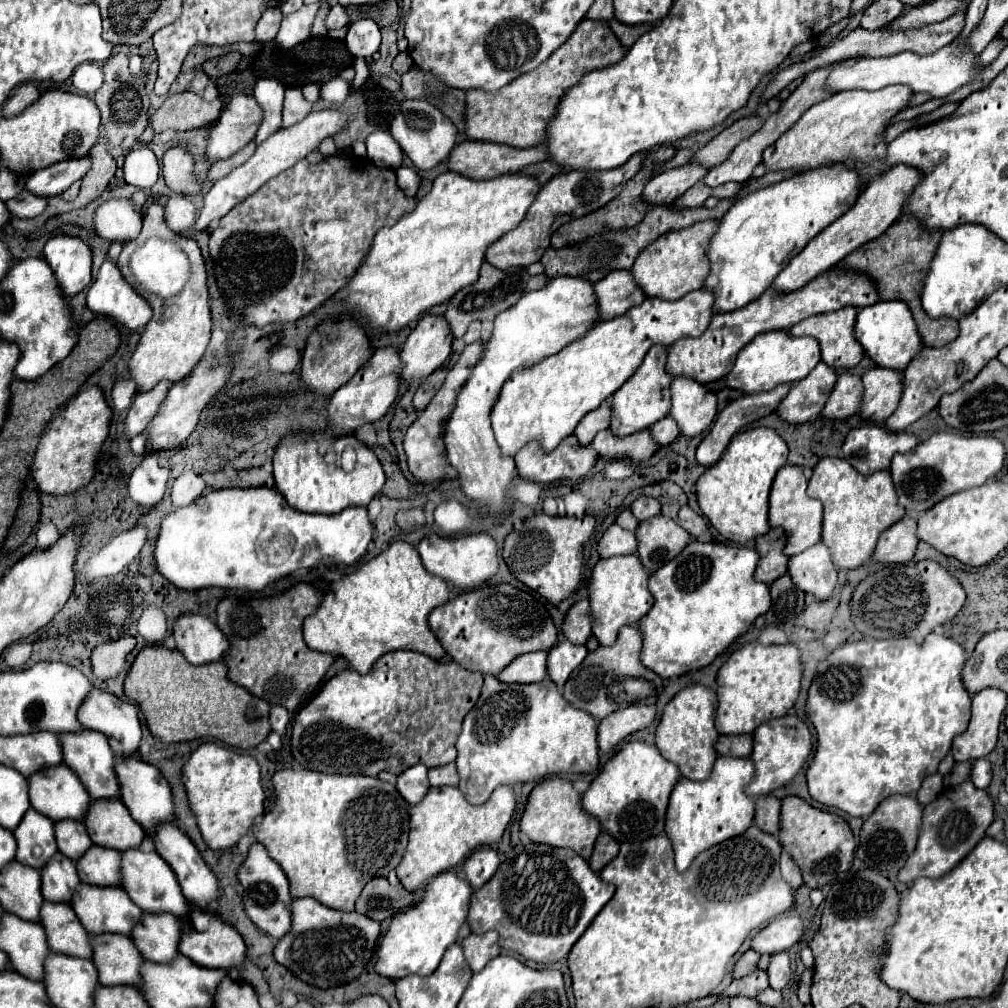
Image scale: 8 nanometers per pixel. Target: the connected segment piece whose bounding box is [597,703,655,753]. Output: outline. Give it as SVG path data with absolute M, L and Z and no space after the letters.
M635 703L635 705L629 705L625 709L611 713L609 717L599 721L599 727L597 727L599 749L609 753L627 735L649 727L653 717L655 717L655 707L653 705L641 705L641 703Z

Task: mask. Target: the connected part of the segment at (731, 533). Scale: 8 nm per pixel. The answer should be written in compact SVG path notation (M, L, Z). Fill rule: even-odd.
M769 427L739 431L721 459L697 479L697 503L709 523L735 543L747 543L769 531L769 491L773 477L787 463L787 443Z

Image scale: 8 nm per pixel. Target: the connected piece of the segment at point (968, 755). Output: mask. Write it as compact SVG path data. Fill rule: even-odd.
M983 689L975 693L969 727L953 739L951 753L955 761L975 761L993 751L1005 707L1007 695L999 689Z

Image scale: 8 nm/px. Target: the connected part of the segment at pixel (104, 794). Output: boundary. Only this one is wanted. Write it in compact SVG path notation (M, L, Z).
M83 729L79 733L59 735L59 741L61 741L61 749L63 749L63 763L67 763L79 775L79 779L85 785L91 799L119 797L119 783L117 783L117 777L113 771L115 757L113 757L113 751L103 735L99 735L97 731Z

